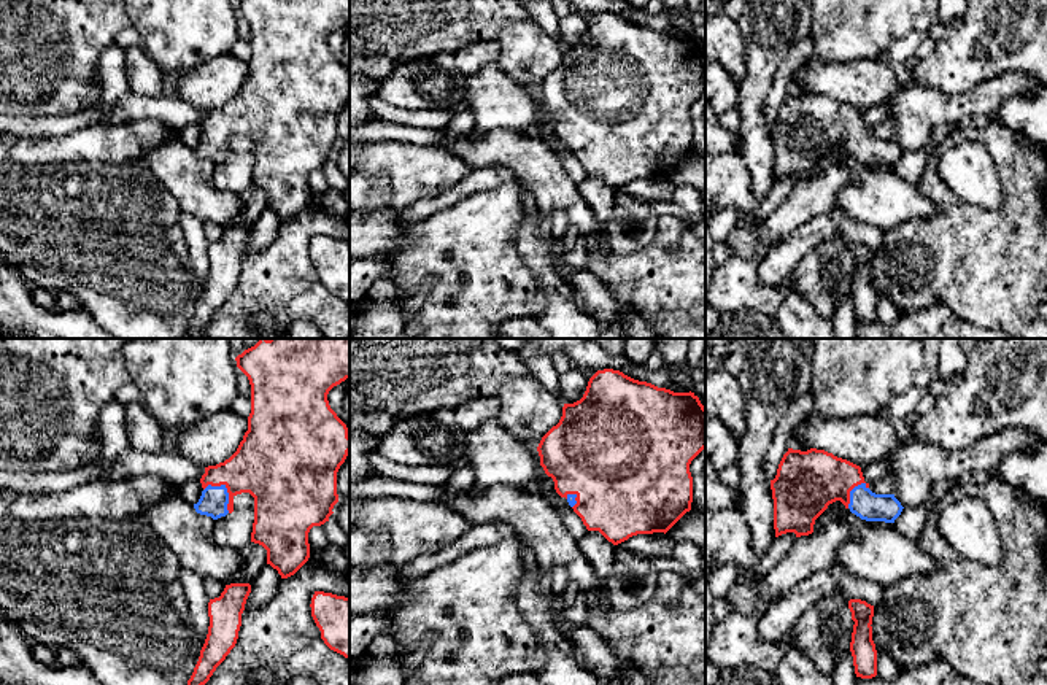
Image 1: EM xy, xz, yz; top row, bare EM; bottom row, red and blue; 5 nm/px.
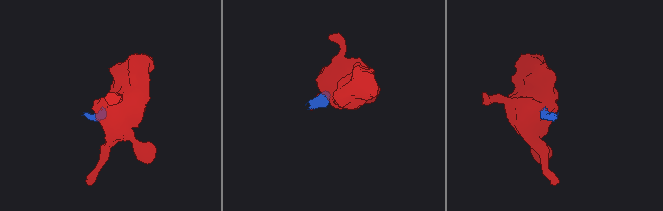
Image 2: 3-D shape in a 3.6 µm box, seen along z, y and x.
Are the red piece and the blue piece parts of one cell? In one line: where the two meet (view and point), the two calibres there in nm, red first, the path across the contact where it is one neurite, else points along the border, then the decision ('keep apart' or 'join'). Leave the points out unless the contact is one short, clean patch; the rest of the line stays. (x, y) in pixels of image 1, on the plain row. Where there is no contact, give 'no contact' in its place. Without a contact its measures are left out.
meets red in xy at (227, 135); 360 nm thick on the red side, 140 nm on the other; runs through xy (269, 108), (250, 113), (227, 135), (213, 147); join

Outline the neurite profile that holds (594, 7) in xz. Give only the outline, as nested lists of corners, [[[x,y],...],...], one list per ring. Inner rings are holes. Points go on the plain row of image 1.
[[[567,0],[578,13],[613,13],[624,19],[631,17],[631,5],[626,0]]]

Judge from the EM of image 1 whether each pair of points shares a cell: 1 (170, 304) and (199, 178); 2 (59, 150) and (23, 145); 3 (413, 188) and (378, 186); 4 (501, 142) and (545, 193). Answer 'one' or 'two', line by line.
1: two
2: one
3: two
4: one

